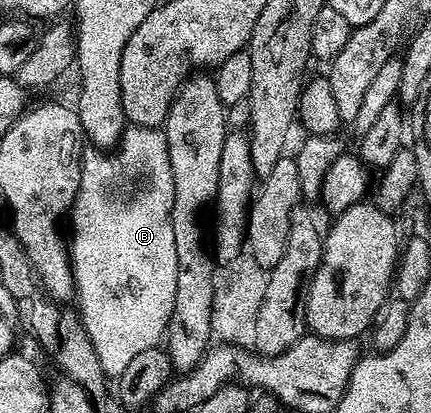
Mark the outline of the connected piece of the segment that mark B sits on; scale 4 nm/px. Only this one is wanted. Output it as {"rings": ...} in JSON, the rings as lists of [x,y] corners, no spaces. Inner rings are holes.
{"rings":[[[127,124],[125,131],[122,133],[120,147],[124,151],[122,162],[124,168],[127,169],[128,175],[140,175],[141,181],[146,181],[146,185],[142,185],[142,193],[138,193],[133,203],[121,201],[121,199],[110,199],[110,192],[104,191],[104,179],[106,172],[104,171],[104,163],[106,162],[106,153],[103,150],[93,147],[87,148],[82,154],[82,174],[80,175],[80,187],[78,194],[74,200],[68,214],[68,229],[70,221],[70,229],[74,234],[69,234],[68,248],[70,251],[70,266],[74,268],[74,291],[76,294],[77,312],[80,314],[82,325],[87,331],[88,339],[91,340],[92,347],[95,348],[96,355],[99,356],[100,363],[103,365],[103,371],[107,378],[117,379],[124,371],[124,367],[128,367],[128,363],[132,363],[132,359],[136,359],[136,355],[140,355],[140,351],[148,351],[149,349],[159,348],[163,344],[166,337],[166,327],[170,324],[170,316],[172,315],[172,307],[174,306],[174,296],[176,295],[176,275],[178,268],[176,267],[176,243],[174,242],[174,231],[170,223],[170,215],[174,204],[174,188],[172,187],[172,159],[168,159],[168,143],[166,142],[165,132],[161,128],[153,129],[152,127],[140,127],[139,125]]]}

